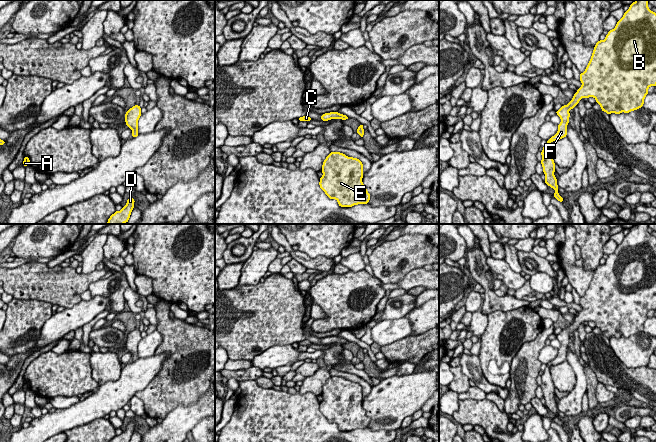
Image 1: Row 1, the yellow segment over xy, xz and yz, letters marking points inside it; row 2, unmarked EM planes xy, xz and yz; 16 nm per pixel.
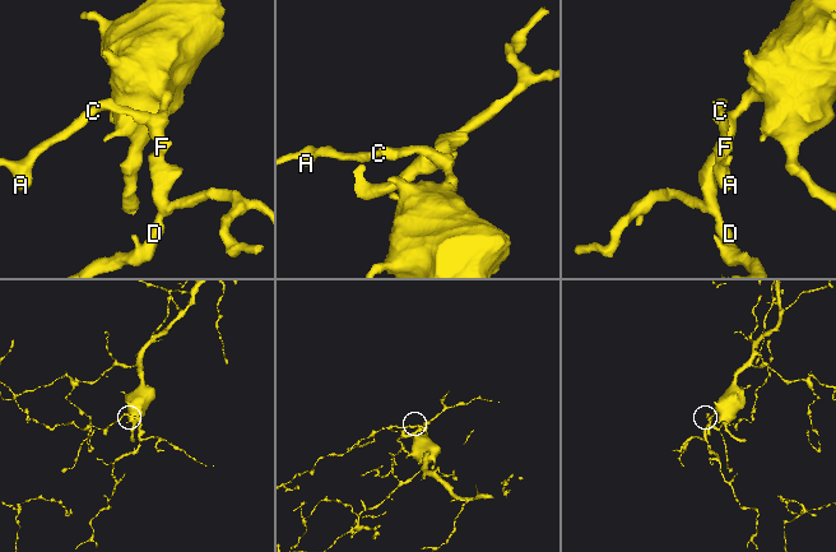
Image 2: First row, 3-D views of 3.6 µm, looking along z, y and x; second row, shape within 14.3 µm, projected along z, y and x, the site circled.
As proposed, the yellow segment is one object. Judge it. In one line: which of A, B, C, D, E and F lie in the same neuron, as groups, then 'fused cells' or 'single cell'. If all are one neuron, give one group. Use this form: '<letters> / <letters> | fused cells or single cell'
A B C D E F | single cell

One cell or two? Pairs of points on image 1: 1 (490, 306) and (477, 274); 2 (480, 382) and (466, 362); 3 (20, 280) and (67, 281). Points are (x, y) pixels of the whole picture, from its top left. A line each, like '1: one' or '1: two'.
1: one
2: one
3: one

